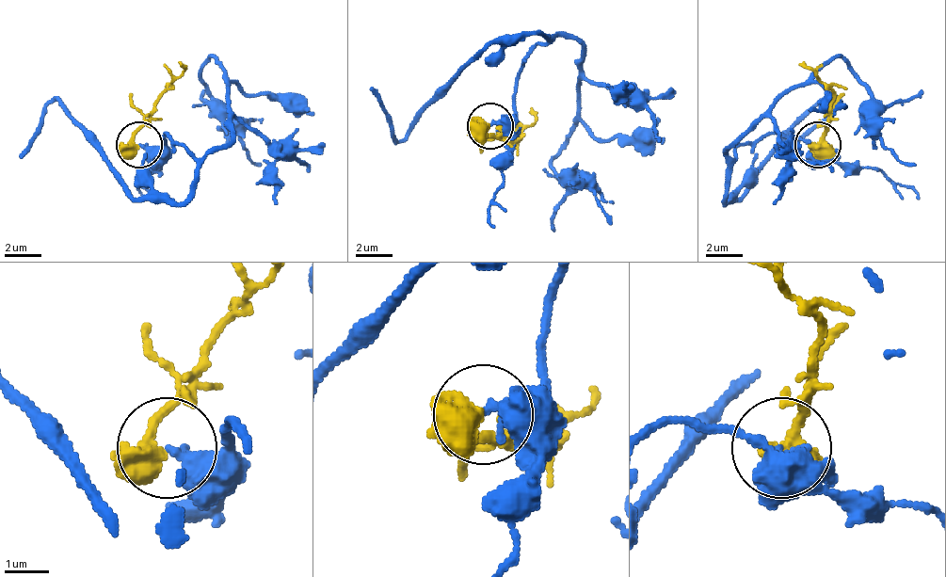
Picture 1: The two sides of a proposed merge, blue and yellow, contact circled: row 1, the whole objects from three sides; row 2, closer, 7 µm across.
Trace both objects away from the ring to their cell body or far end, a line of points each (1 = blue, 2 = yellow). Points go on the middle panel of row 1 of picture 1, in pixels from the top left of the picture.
1: (489, 124), (511, 116), (516, 74), (548, 38), (479, 56), (396, 138), (369, 88)
2: (489, 124), (489, 134), (511, 143), (535, 120), (530, 106)

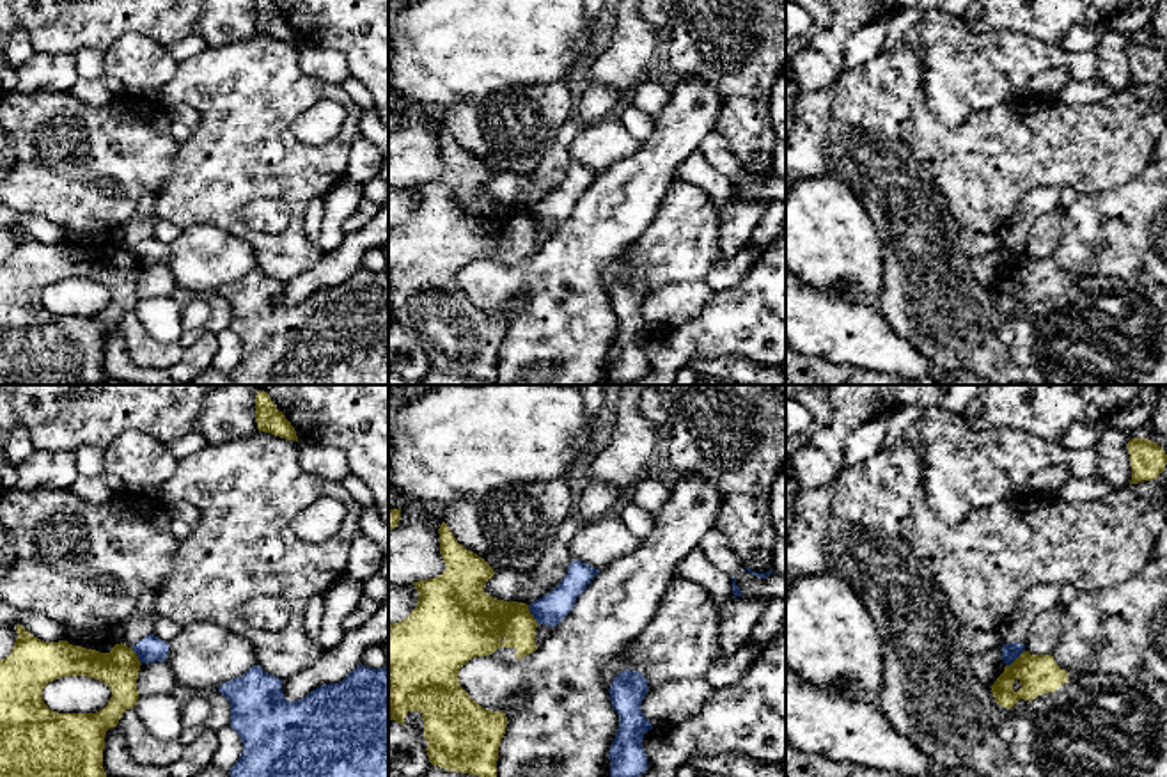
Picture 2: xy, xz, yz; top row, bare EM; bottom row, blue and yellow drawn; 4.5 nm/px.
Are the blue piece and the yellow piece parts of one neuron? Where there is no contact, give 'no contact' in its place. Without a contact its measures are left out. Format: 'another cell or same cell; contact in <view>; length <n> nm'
another cell; contact in xz; length 100 nm

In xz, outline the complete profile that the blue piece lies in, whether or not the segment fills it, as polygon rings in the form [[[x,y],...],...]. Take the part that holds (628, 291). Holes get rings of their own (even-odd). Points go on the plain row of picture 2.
[[[630,271],[621,273],[608,291],[612,309],[619,318],[619,332],[608,355],[614,385],[630,385],[647,373],[642,341],[653,326],[640,310],[647,293],[646,280]]]

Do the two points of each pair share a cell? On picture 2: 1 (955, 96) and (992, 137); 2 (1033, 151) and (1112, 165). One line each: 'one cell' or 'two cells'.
1: two cells
2: one cell

